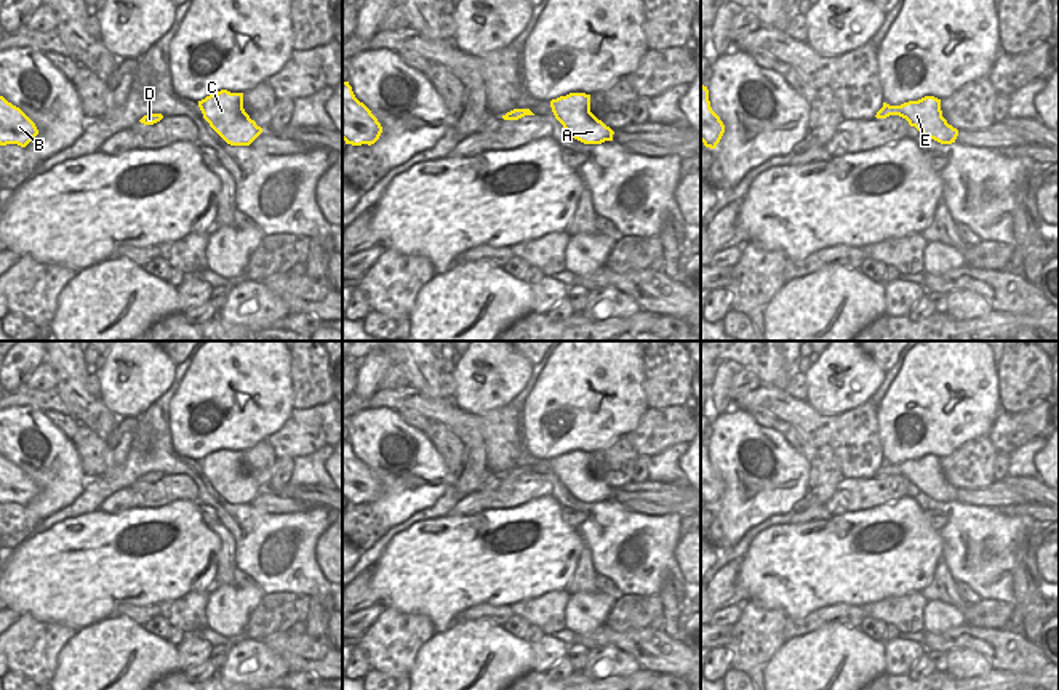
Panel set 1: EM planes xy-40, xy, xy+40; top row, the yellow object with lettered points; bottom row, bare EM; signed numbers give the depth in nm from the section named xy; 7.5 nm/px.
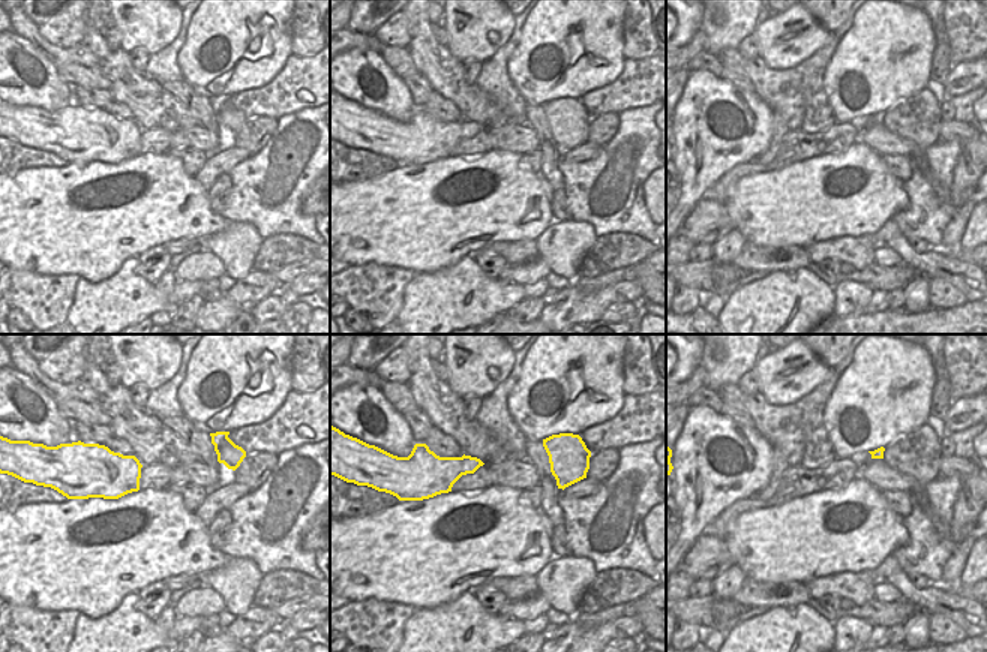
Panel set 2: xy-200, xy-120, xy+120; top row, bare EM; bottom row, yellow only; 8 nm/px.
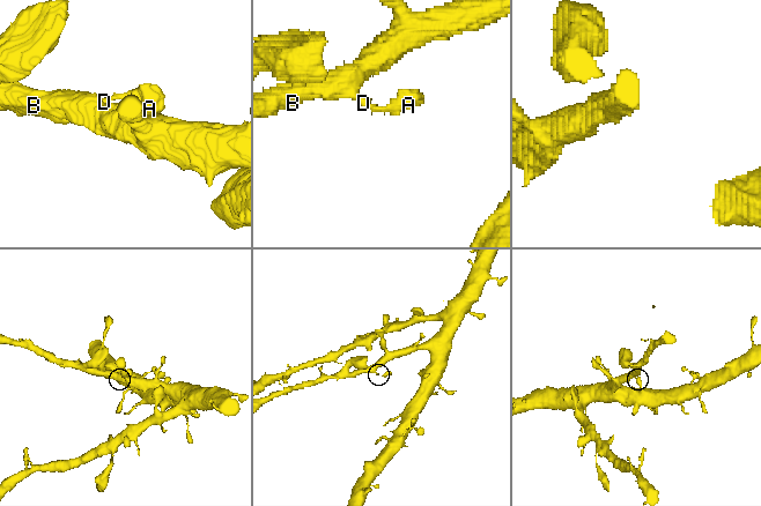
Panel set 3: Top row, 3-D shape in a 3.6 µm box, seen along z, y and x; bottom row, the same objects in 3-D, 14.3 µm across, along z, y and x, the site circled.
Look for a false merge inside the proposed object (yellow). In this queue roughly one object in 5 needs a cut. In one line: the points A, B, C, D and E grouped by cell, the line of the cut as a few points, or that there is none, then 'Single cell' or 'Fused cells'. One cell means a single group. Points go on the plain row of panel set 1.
Groups: A B C D E. No split. Single cell.

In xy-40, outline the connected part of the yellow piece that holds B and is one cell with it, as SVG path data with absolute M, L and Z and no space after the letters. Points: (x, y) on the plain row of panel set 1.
M0 455L0 504L26 506L37 493L35 482L19 466Z

